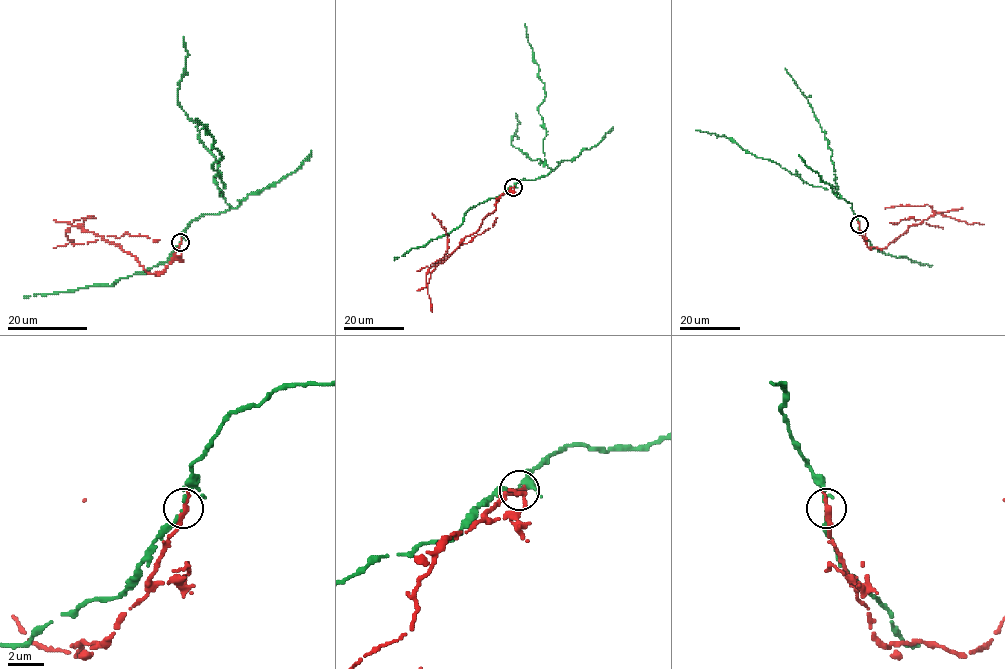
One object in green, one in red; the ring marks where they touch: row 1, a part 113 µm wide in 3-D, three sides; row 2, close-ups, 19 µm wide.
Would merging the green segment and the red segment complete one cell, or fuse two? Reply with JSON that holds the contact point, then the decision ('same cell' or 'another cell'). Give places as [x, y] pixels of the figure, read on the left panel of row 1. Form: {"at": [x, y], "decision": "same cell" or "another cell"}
{"at": [180, 242], "decision": "another cell"}

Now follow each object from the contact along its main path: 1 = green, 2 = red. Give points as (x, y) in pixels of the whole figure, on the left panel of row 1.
1: (180, 242), (192, 220), (231, 206), (212, 165), (222, 154), (196, 119)
2: (181, 242), (173, 260), (156, 275), (148, 273), (119, 245), (83, 228), (83, 221), (94, 217), (73, 221)

